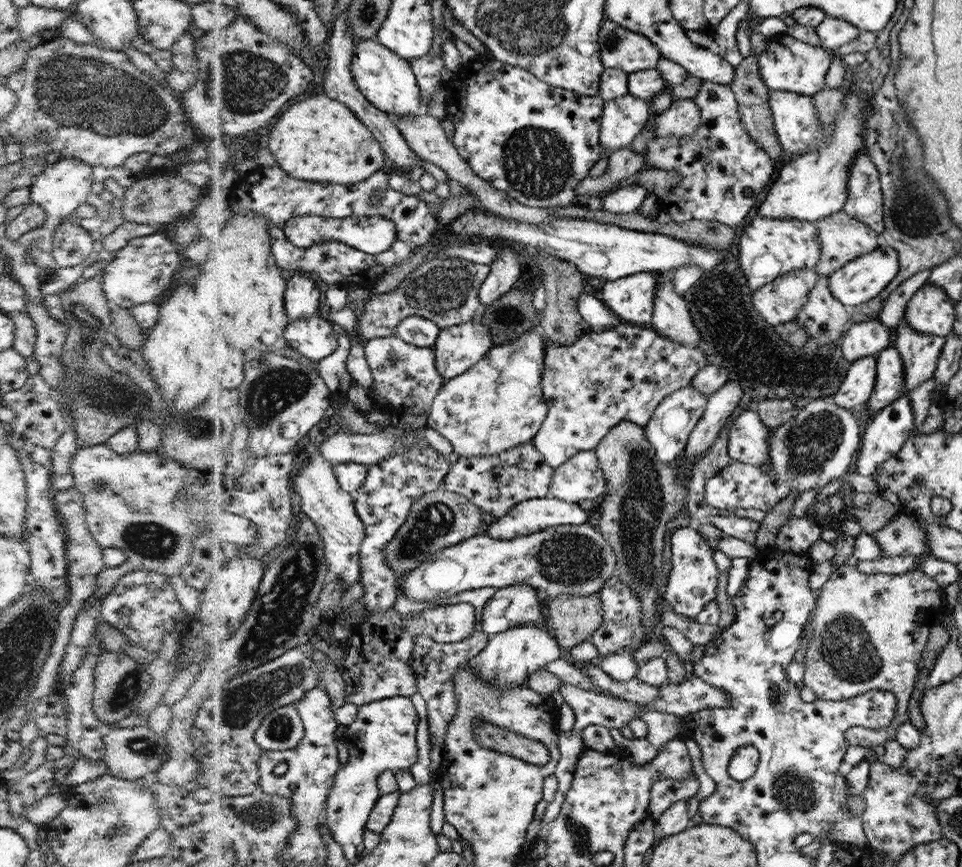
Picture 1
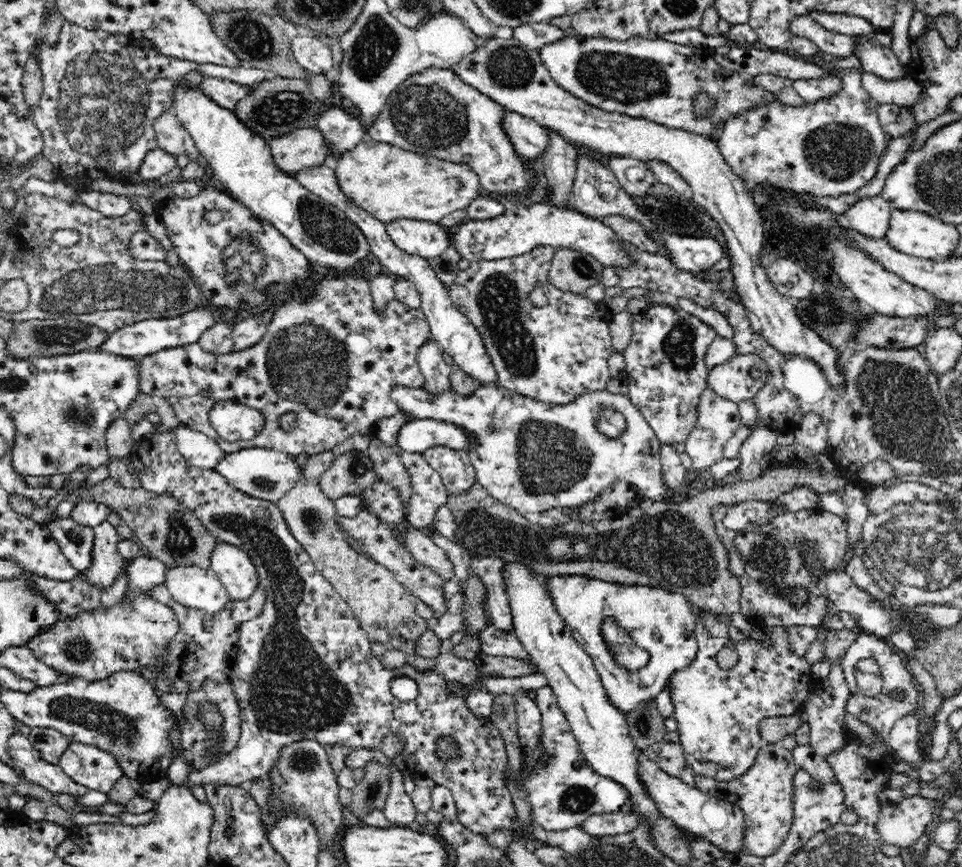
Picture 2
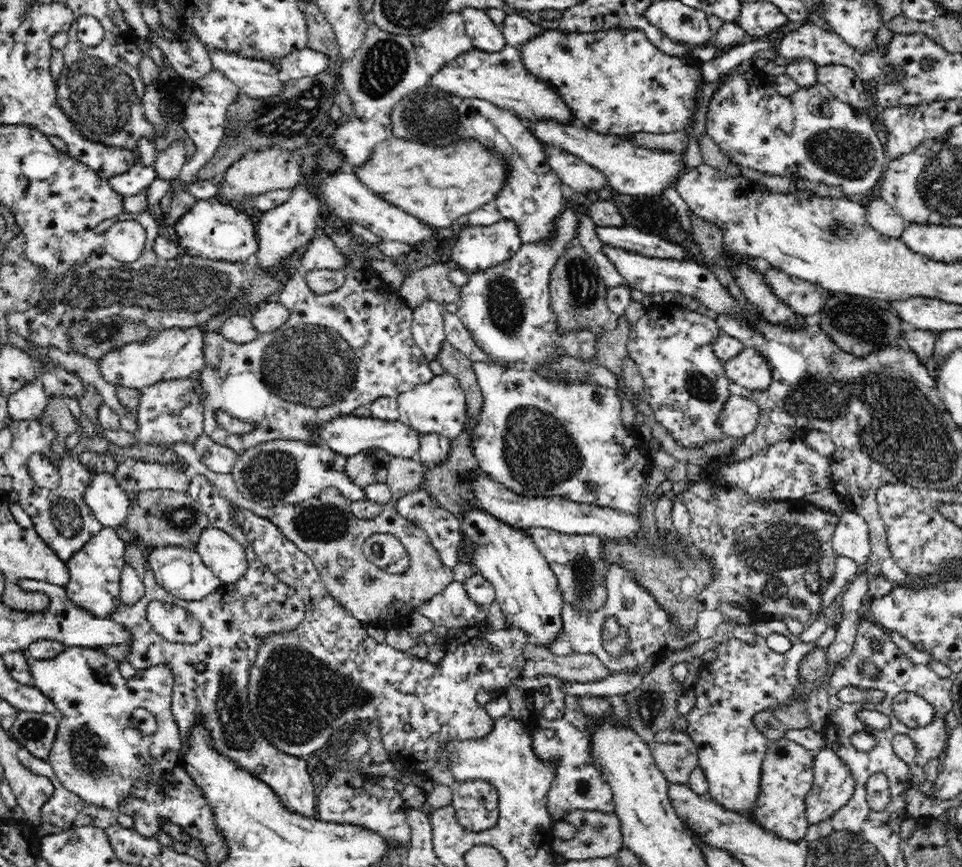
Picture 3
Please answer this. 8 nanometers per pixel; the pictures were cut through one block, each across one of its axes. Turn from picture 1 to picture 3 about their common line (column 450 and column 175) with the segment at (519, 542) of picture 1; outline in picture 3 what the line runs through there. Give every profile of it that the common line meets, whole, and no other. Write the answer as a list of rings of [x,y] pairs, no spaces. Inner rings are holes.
[[[156,547],[147,559],[155,578],[162,588],[165,588],[176,598],[198,602],[213,595],[222,585],[221,580],[208,568],[197,551],[186,550],[182,547]]]

